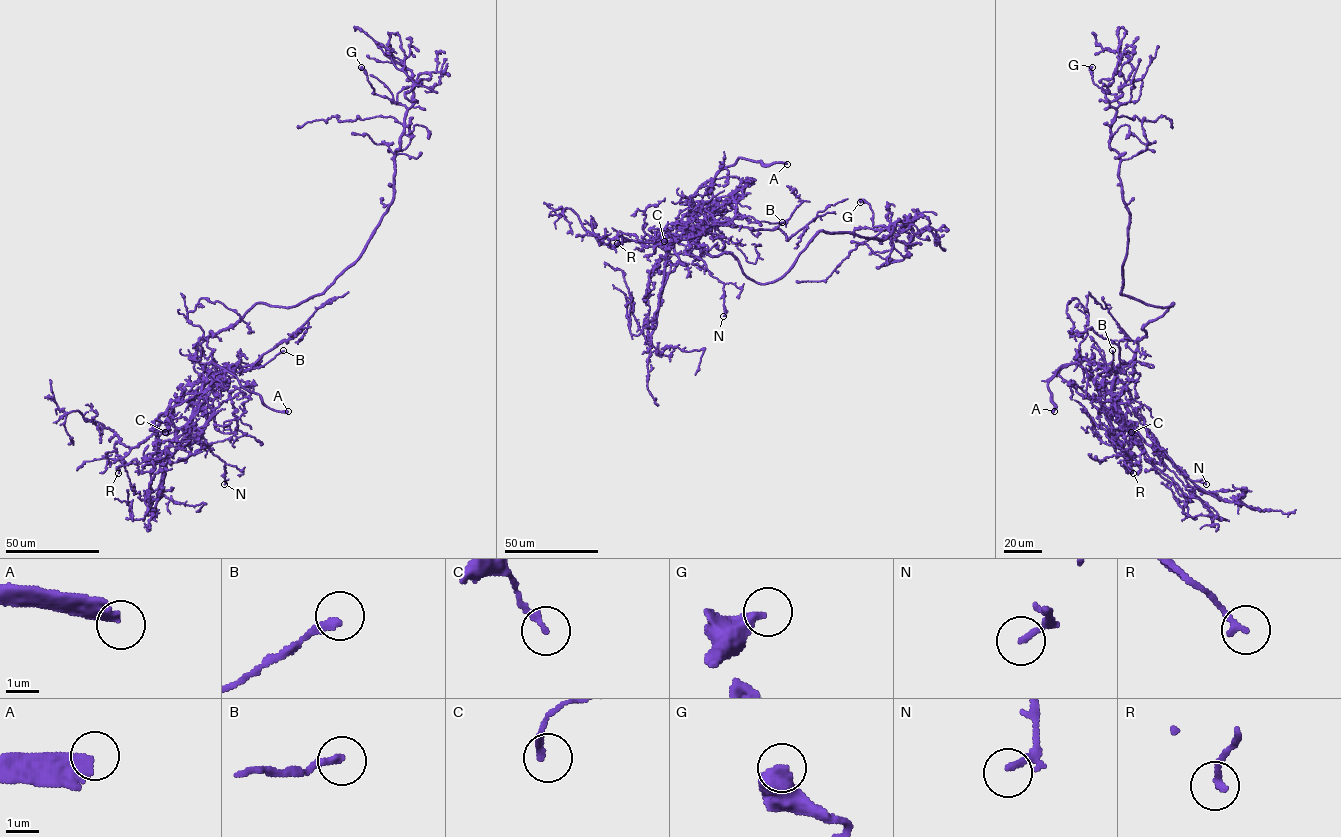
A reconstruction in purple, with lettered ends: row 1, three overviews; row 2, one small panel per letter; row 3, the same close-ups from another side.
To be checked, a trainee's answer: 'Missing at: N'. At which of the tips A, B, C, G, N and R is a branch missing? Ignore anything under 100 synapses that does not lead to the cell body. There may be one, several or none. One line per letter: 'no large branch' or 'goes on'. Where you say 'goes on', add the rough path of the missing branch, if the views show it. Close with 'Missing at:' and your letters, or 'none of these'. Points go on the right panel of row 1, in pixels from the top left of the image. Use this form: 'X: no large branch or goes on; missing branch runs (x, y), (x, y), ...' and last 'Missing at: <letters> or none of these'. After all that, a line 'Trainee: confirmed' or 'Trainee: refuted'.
A: goes on
B: no large branch
C: no large branch
G: no large branch
N: no large branch
R: no large branch
Missing at: A
Trainee: refuted

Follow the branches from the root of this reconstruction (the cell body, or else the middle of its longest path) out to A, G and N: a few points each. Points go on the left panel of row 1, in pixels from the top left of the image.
A: (249, 309), (228, 328), (200, 338), (196, 357), (204, 370), (213, 359), (269, 408), (288, 411)
G: (249, 309), (258, 303), (293, 307), (322, 293), (359, 257), (391, 202), (406, 108), (374, 94), (361, 67)
N: (249, 309), (228, 328), (200, 338), (196, 349), (203, 383), (191, 421), (210, 451), (224, 462), (224, 484)

